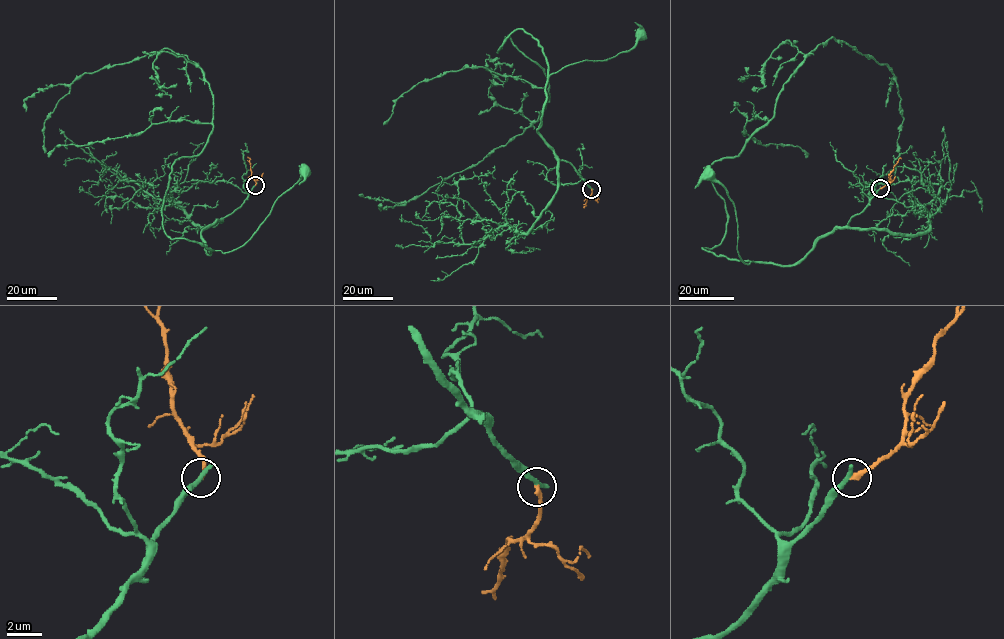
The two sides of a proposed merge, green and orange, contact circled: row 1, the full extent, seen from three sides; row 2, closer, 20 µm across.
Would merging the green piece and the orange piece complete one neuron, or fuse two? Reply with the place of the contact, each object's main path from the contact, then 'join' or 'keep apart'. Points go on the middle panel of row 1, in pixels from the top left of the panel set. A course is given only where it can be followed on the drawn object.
place (591, 189); course green (591, 189), (537, 131), (547, 78), (583, 60), (605, 60), (628, 51), (641, 33); course orange (591, 189), (583, 208); keep apart

